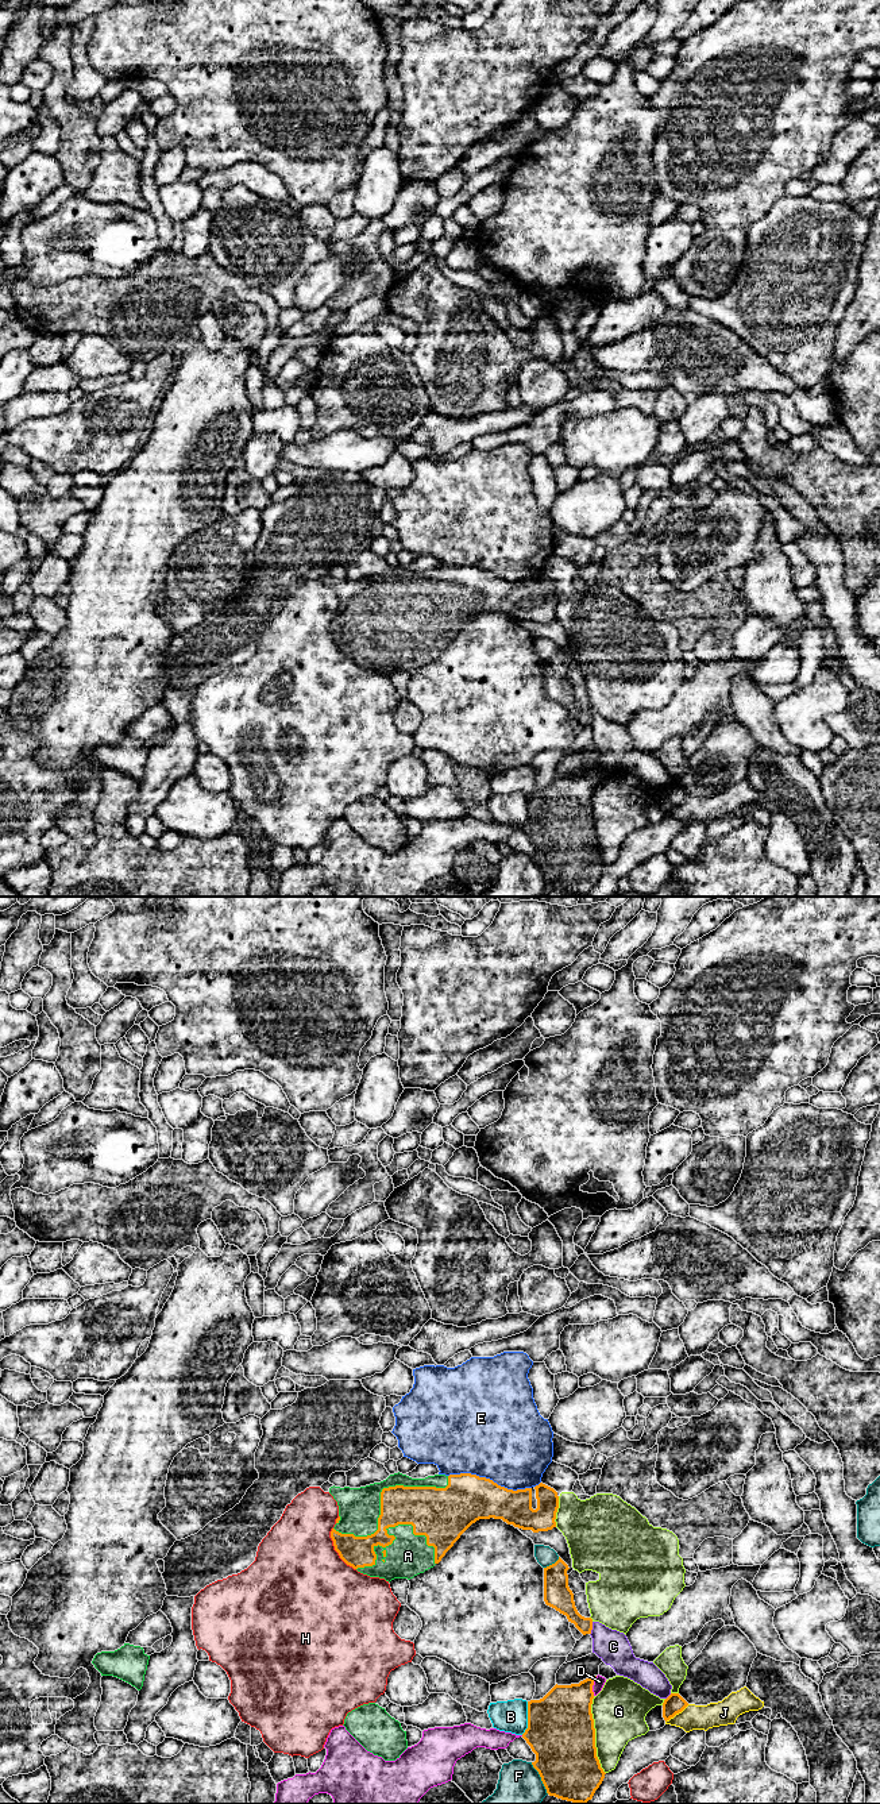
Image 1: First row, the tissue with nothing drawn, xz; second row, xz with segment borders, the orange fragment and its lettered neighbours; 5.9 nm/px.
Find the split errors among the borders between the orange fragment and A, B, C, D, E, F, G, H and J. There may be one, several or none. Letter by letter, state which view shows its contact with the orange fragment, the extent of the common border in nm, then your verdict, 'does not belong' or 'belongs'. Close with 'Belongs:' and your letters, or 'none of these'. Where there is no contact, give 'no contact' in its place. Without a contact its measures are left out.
A: contact in xz; length 480 nm; belongs
B: contact in xz; length 200 nm; does not belong
C: contact in xz; length 80 nm; does not belong
D: contact in xz; length 120 nm; does not belong
E: contact in xz; length 500 nm; does not belong
F: contact in xz; length 220 nm; does not belong
G: contact in xz; length 460 nm; does not belong
H: contact in xz; length 300 nm; does not belong
J: contact in xz; length 180 nm; does not belong
Belongs: A

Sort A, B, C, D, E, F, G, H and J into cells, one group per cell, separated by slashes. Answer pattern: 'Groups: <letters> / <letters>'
Groups: A / B / C / D / E / F / G / H / J

